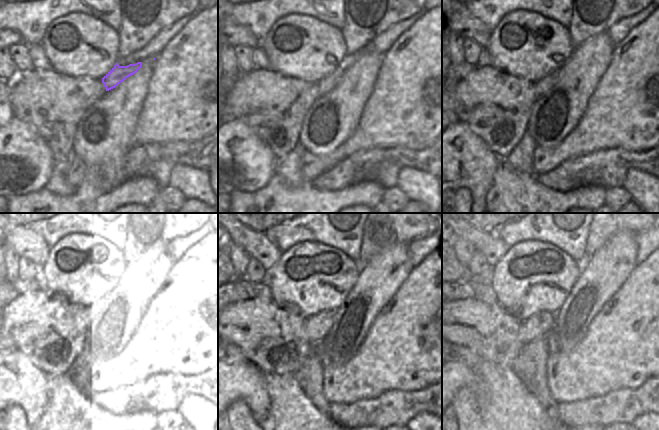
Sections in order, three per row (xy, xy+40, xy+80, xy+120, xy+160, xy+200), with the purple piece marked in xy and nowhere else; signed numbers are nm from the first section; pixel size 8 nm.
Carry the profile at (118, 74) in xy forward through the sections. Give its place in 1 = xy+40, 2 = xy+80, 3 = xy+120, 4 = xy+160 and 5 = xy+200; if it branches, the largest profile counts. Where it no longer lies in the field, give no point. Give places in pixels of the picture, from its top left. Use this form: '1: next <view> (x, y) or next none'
1: next xy+40 (325, 84)
2: next xy+80 (542, 86)
3: next xy+120 (93, 311)
4: next xy+160 (316, 326)
5: next xy+200 (537, 326)

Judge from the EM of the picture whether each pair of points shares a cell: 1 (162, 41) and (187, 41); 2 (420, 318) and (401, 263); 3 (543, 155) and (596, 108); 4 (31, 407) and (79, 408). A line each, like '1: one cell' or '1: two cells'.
1: two cells
2: two cells
3: one cell
4: two cells

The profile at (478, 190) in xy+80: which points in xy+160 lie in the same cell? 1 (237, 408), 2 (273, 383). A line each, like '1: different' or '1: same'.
1: different
2: different

